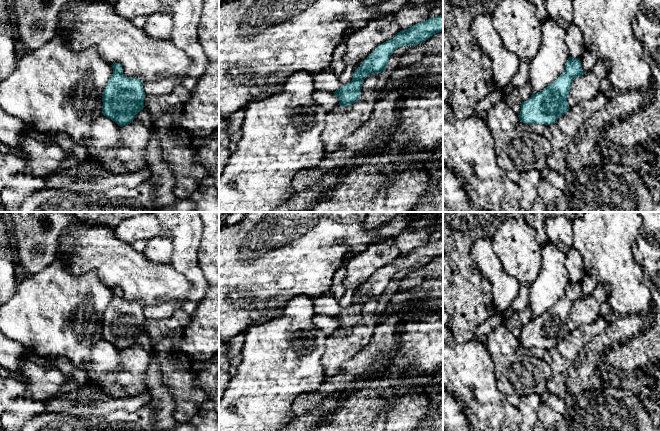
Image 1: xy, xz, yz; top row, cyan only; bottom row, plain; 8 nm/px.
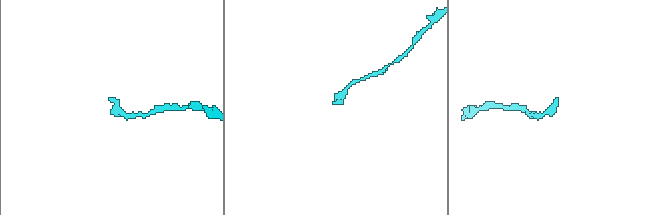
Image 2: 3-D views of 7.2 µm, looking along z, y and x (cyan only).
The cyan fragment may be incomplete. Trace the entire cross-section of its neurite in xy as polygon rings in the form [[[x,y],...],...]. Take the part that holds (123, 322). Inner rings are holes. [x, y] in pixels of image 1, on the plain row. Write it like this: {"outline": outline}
{"outline": [[[114,287],[110,301],[102,320],[102,337],[120,351],[133,346],[135,339],[144,330],[145,316],[143,306],[138,302],[127,302],[122,289]]]}

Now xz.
{"outline": [[[443,238],[400,255],[393,263],[380,268],[362,289],[355,293],[352,305],[333,316],[340,323],[338,329],[349,330],[358,326],[364,303],[371,298],[384,296],[390,280],[396,273],[421,268],[441,255],[443,255]]]}

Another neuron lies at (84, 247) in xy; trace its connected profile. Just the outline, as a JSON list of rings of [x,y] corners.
[[[80,221],[77,225],[63,231],[59,238],[59,258],[57,261],[63,263],[66,269],[74,275],[84,275],[91,271],[96,272],[108,288],[120,287],[123,298],[127,302],[138,302],[143,307],[171,303],[176,310],[180,309],[185,302],[186,293],[192,288],[192,284],[177,272],[171,264],[160,265],[149,262],[142,252],[138,252],[132,247],[132,244],[119,240],[114,231],[115,228],[109,226],[93,225]]]

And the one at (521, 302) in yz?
[[[523,285],[520,287],[519,295],[514,299],[510,308],[515,311],[516,314],[530,307],[529,301],[529,286]]]

